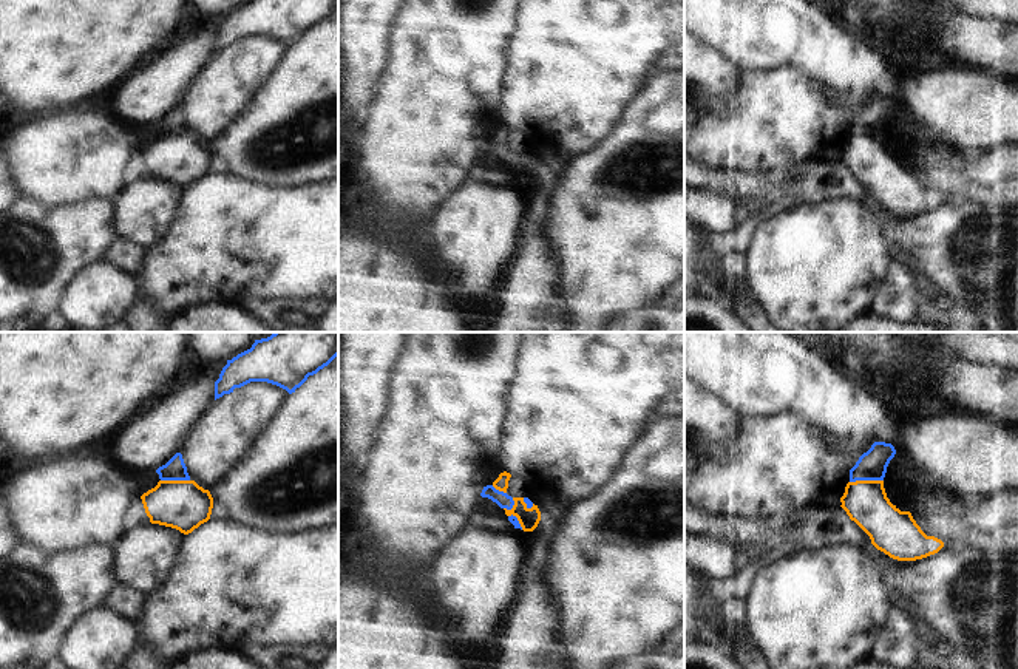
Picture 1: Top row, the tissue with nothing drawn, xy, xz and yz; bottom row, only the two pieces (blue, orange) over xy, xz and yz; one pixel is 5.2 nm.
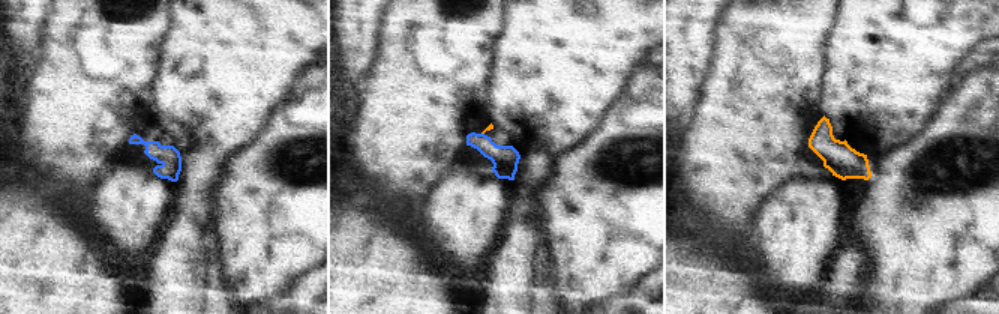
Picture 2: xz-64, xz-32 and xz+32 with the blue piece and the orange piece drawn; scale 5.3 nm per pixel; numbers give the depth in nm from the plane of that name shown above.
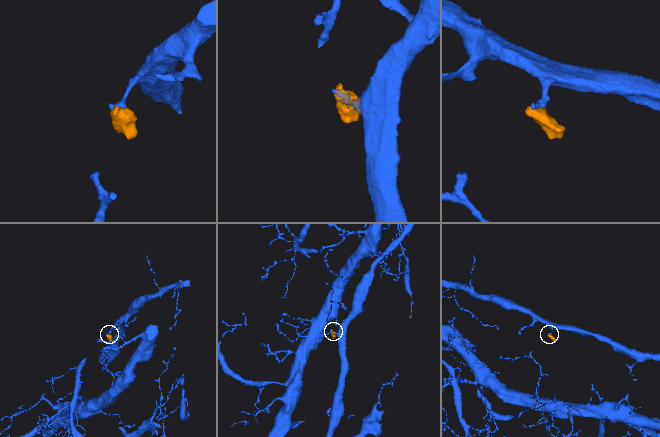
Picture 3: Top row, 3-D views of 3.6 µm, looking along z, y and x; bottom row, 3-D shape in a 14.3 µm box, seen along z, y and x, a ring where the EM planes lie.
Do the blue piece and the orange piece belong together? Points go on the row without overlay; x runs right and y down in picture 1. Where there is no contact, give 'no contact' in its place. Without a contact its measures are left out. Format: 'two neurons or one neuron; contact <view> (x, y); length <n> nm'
two neurons; contact yz (865, 133); length 180 nm

